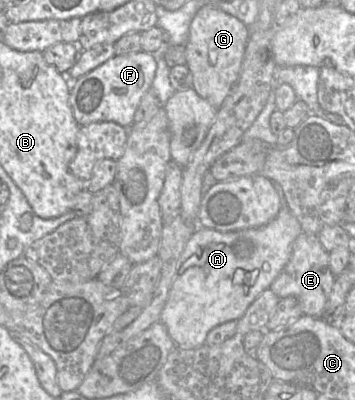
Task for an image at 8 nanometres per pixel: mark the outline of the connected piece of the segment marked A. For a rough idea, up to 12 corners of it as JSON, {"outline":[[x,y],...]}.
{"outline":[[198,227],[159,321],[183,349],[237,321],[303,232]]}

